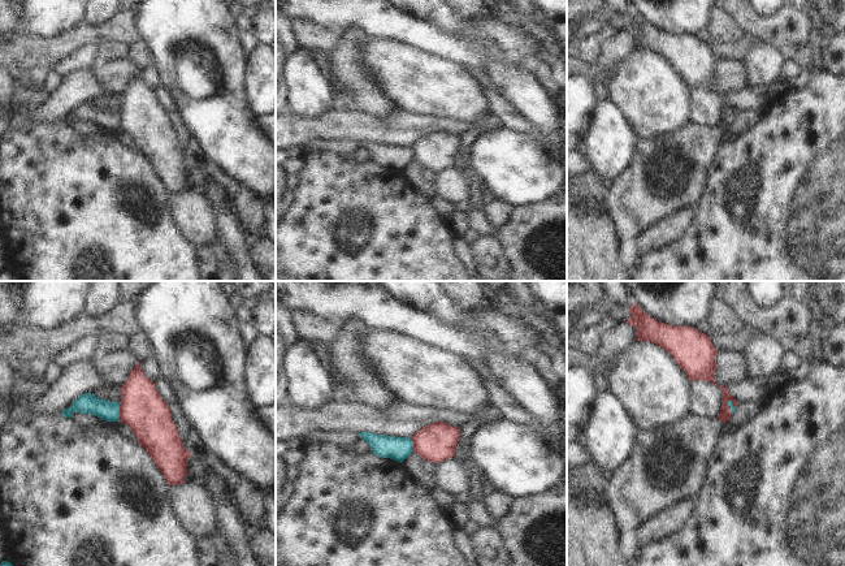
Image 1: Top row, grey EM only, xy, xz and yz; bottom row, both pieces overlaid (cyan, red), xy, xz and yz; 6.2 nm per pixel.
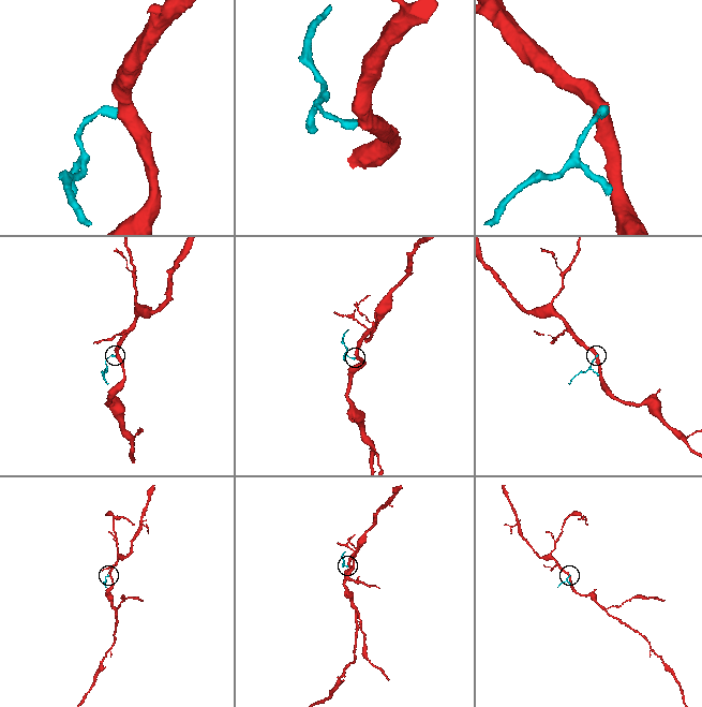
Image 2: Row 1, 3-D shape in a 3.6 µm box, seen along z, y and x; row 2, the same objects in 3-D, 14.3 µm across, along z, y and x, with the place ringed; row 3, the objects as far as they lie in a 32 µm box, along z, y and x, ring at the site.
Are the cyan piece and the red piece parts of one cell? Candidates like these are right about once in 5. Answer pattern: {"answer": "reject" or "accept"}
{"answer": "reject"}

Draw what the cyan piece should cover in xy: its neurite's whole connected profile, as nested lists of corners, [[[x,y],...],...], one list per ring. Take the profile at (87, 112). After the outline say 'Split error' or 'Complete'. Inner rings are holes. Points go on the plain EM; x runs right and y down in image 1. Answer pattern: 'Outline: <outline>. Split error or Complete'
Outline: [[[86,101],[72,111],[69,117],[65,117],[61,122],[65,126],[72,126],[74,120],[81,122],[95,124],[107,130],[120,130],[120,111],[109,111],[107,108],[99,108],[91,101]]]. Complete.

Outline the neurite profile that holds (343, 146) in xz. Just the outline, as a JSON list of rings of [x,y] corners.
[[[330,138],[330,139],[313,139],[303,146],[303,152],[309,154],[312,151],[333,151],[343,156],[352,156],[354,152],[360,147],[359,142],[348,138]]]

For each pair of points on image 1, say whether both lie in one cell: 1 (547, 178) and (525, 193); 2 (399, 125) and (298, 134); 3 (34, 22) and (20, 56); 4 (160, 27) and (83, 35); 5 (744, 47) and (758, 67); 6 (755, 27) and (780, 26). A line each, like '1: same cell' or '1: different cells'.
1: same cell
2: same cell
3: different cells
4: different cells
5: different cells
6: same cell

